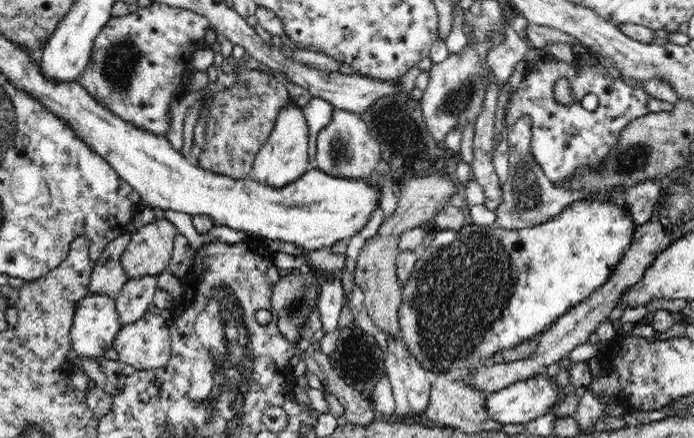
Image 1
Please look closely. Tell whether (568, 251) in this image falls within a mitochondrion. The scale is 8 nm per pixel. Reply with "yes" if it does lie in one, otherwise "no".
no

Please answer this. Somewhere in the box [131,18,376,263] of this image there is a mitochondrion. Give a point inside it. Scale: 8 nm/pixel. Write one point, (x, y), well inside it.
(341, 151)

